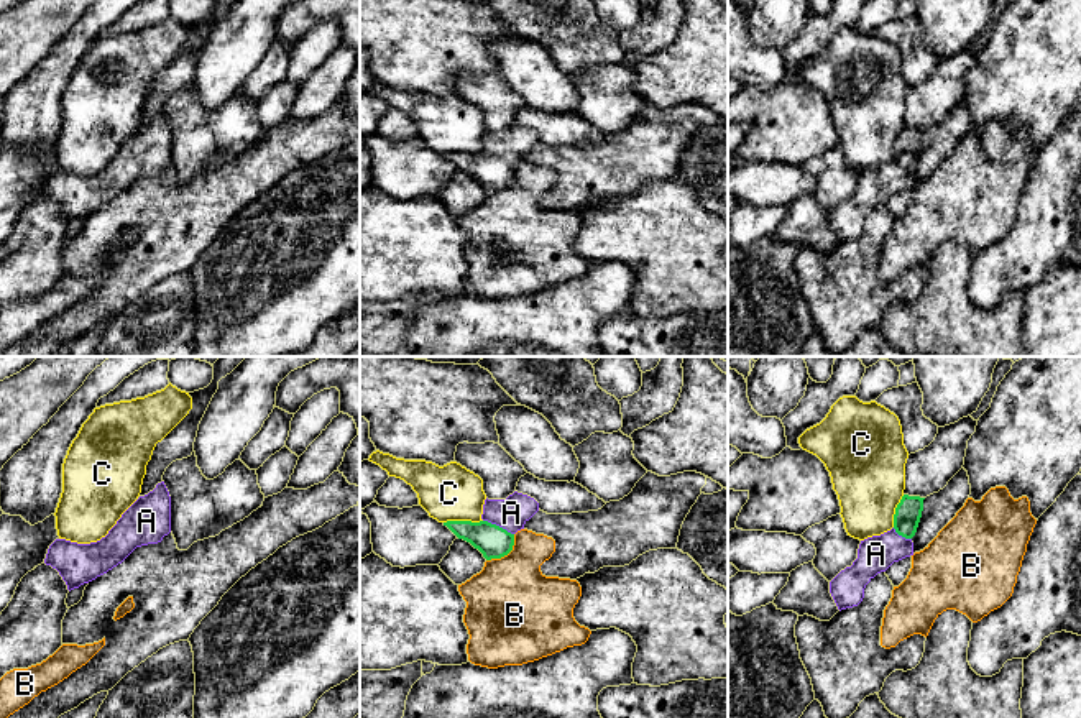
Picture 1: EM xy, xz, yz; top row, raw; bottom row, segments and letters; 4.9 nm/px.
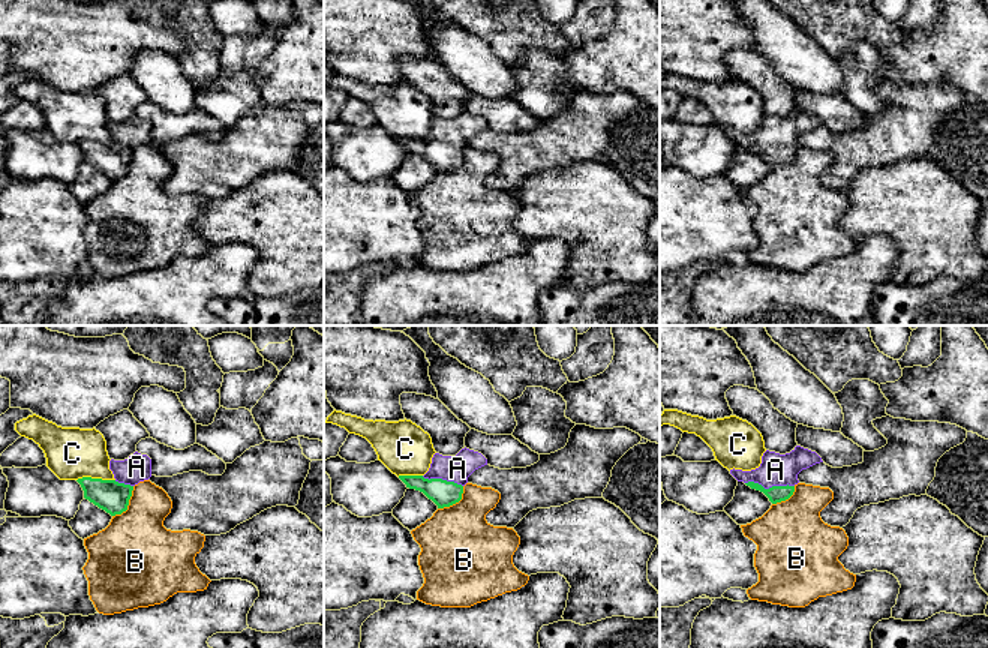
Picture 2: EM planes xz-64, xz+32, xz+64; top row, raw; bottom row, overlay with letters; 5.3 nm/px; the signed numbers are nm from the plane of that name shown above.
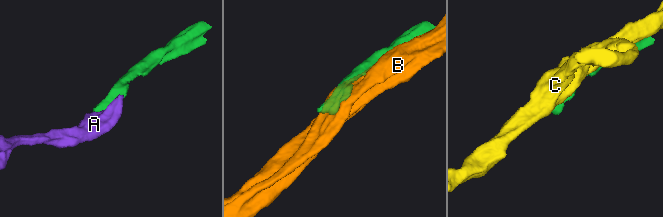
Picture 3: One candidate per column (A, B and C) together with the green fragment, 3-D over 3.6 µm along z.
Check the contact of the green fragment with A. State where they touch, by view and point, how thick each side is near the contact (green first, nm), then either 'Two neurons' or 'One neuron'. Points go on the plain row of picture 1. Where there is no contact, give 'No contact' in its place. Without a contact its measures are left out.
Touches green at xz (498, 158). Thickness 160 nm (green) against 160 nm. One neuron

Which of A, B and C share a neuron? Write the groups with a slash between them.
A / B / C

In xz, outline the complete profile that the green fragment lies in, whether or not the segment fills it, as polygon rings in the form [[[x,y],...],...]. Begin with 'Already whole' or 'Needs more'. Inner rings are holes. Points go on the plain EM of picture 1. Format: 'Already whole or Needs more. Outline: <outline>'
Needs more. Outline: [[[514,123],[506,131],[485,131],[480,154],[447,153],[458,171],[470,174],[486,192],[501,191],[513,182],[514,166],[539,143],[539,135]]]

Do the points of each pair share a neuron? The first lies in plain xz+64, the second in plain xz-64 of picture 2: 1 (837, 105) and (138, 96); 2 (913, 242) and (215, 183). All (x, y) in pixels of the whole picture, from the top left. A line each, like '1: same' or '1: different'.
1: different
2: different

